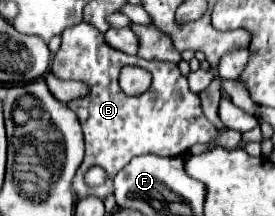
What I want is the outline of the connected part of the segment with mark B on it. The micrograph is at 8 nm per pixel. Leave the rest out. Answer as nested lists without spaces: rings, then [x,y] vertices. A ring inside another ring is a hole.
[[[82,21],[62,33],[62,45],[52,59],[50,71],[58,79],[80,79],[90,85],[90,95],[68,103],[68,107],[80,119],[86,141],[86,155],[72,183],[78,197],[96,195],[104,199],[108,193],[112,193],[112,179],[116,173],[136,155],[154,153],[176,157],[184,155],[196,143],[214,143],[218,135],[218,129],[204,117],[198,95],[188,89],[188,81],[180,73],[178,65],[172,65],[168,61],[144,61],[142,57],[120,53],[112,49],[104,41],[104,33],[100,33],[90,23]],[[126,65],[146,67],[152,73],[152,87],[146,93],[128,97],[120,89],[118,75]],[[90,167],[102,167],[106,171],[108,179],[104,185],[88,187],[84,183],[84,175]]]

